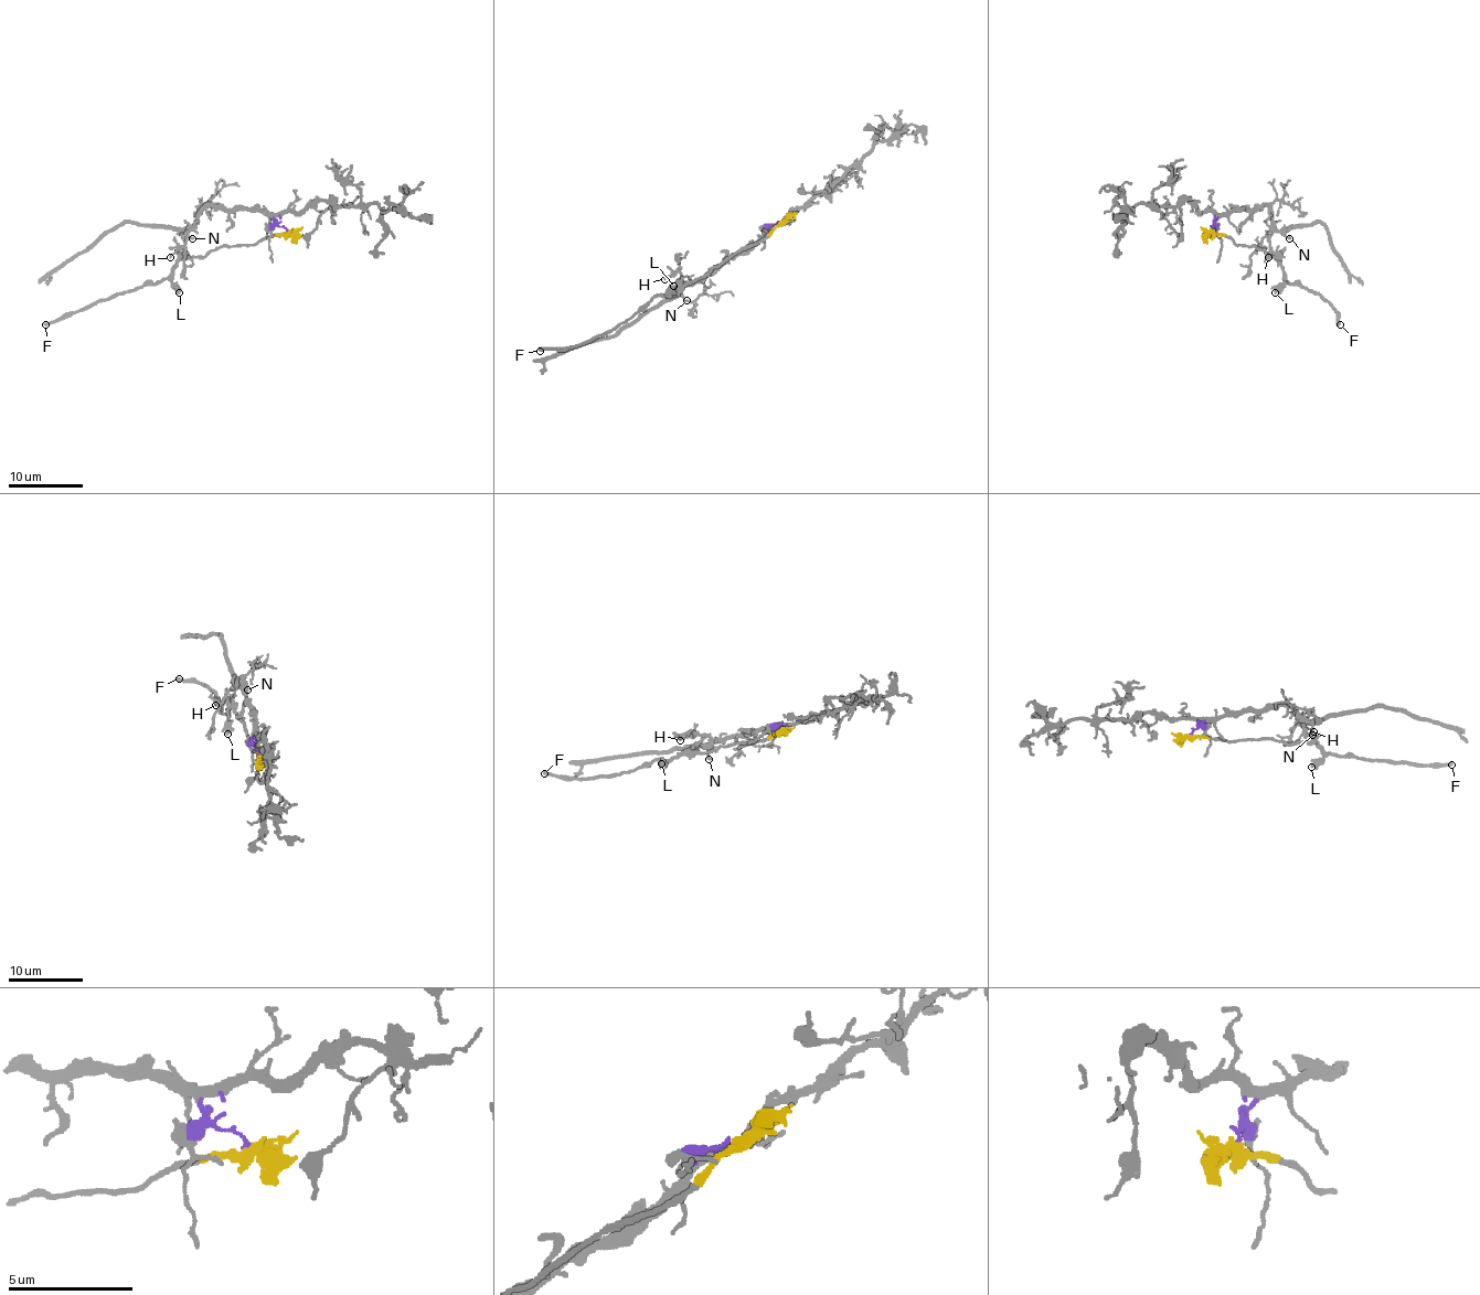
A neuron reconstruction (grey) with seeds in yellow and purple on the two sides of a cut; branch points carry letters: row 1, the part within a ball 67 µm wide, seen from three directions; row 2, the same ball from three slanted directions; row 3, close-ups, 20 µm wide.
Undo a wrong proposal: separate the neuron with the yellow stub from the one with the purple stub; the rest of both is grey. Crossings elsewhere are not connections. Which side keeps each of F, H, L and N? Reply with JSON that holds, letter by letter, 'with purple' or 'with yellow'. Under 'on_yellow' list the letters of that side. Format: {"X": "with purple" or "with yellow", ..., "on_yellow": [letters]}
{"F": "with yellow", "H": "with purple", "L": "with yellow", "N": "with purple", "on_yellow": ["F", "L"]}

